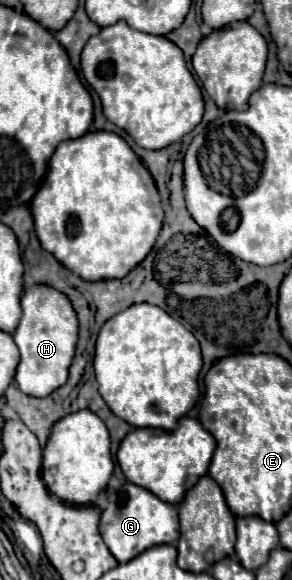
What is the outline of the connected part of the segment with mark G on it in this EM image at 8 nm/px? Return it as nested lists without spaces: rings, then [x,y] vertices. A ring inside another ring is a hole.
[[[124,483],[116,491],[108,489],[106,497],[108,507],[100,517],[100,535],[118,563],[128,563],[148,547],[178,541],[178,509],[172,503],[164,503],[154,493],[148,493],[148,489],[132,483]]]

